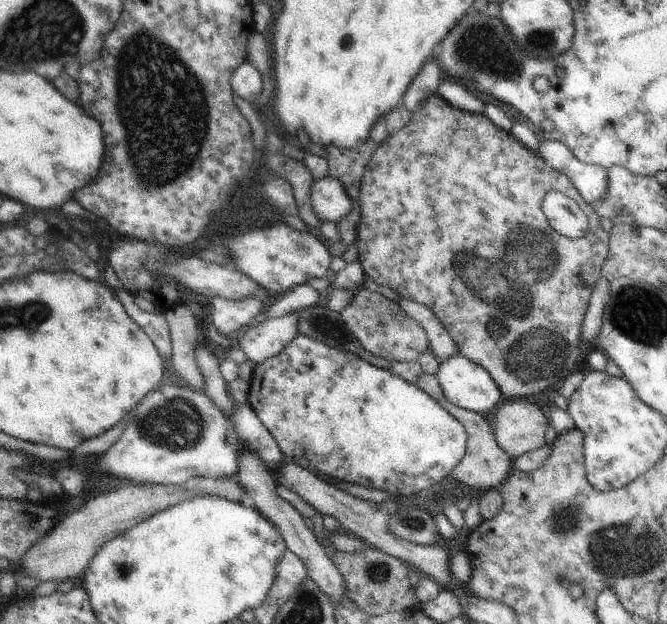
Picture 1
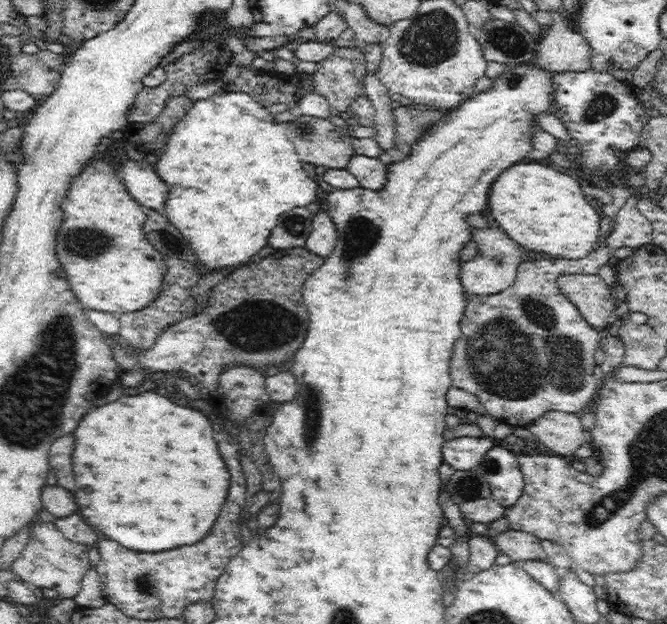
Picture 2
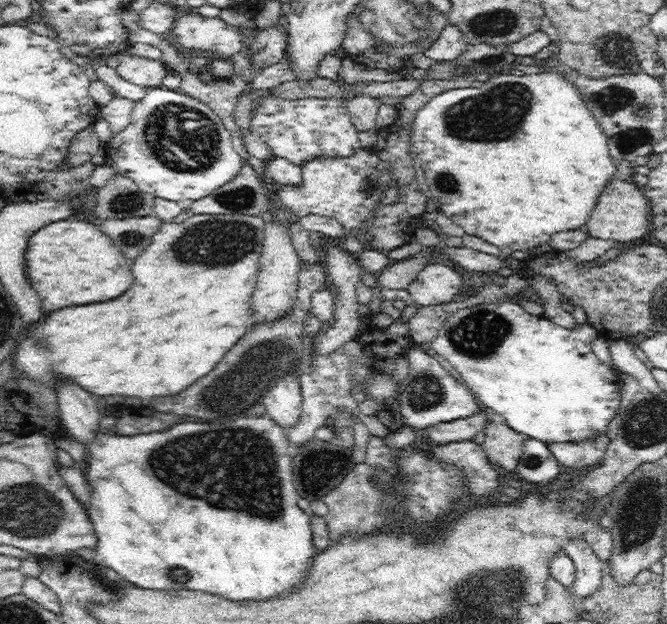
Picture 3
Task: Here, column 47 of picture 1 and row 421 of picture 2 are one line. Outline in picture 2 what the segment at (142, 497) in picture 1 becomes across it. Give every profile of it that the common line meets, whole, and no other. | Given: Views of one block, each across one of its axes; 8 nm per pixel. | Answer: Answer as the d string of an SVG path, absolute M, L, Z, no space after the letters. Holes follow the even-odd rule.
M551 411L526 428L536 440L563 457L569 458L585 443L584 427L577 413Z

